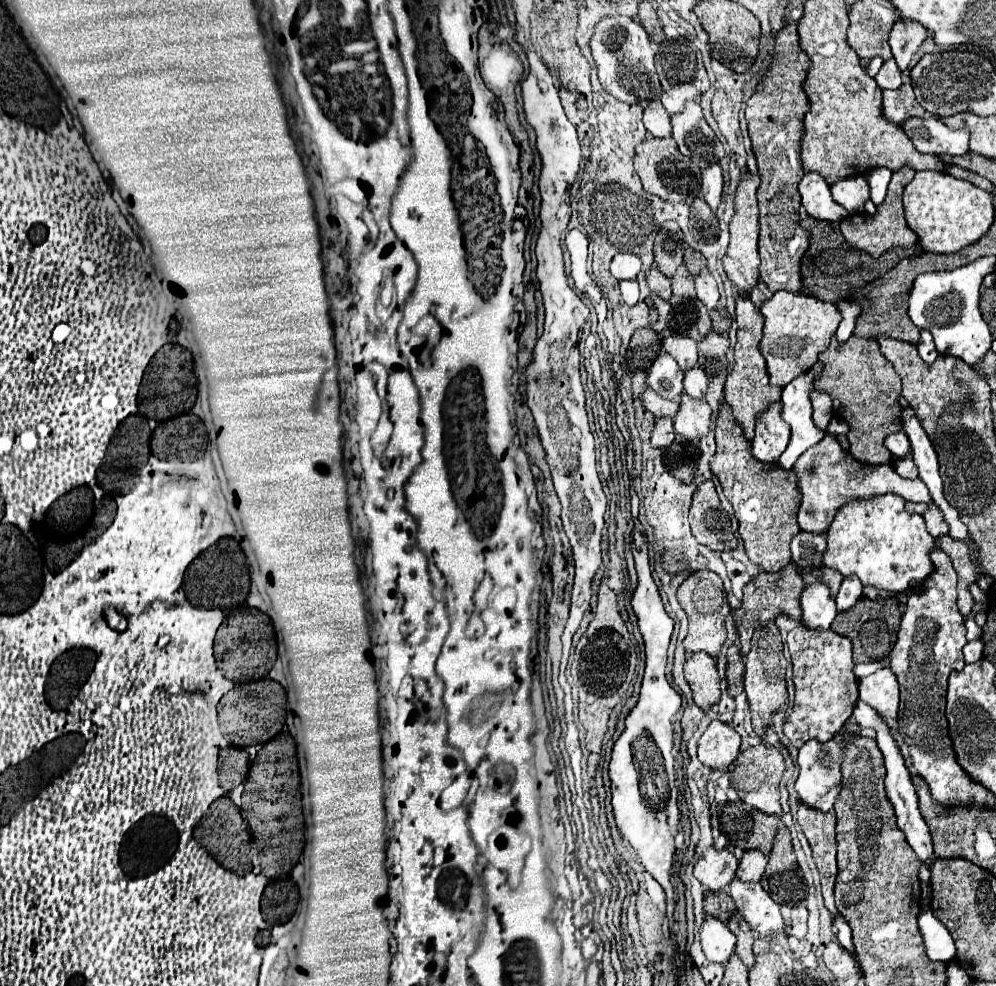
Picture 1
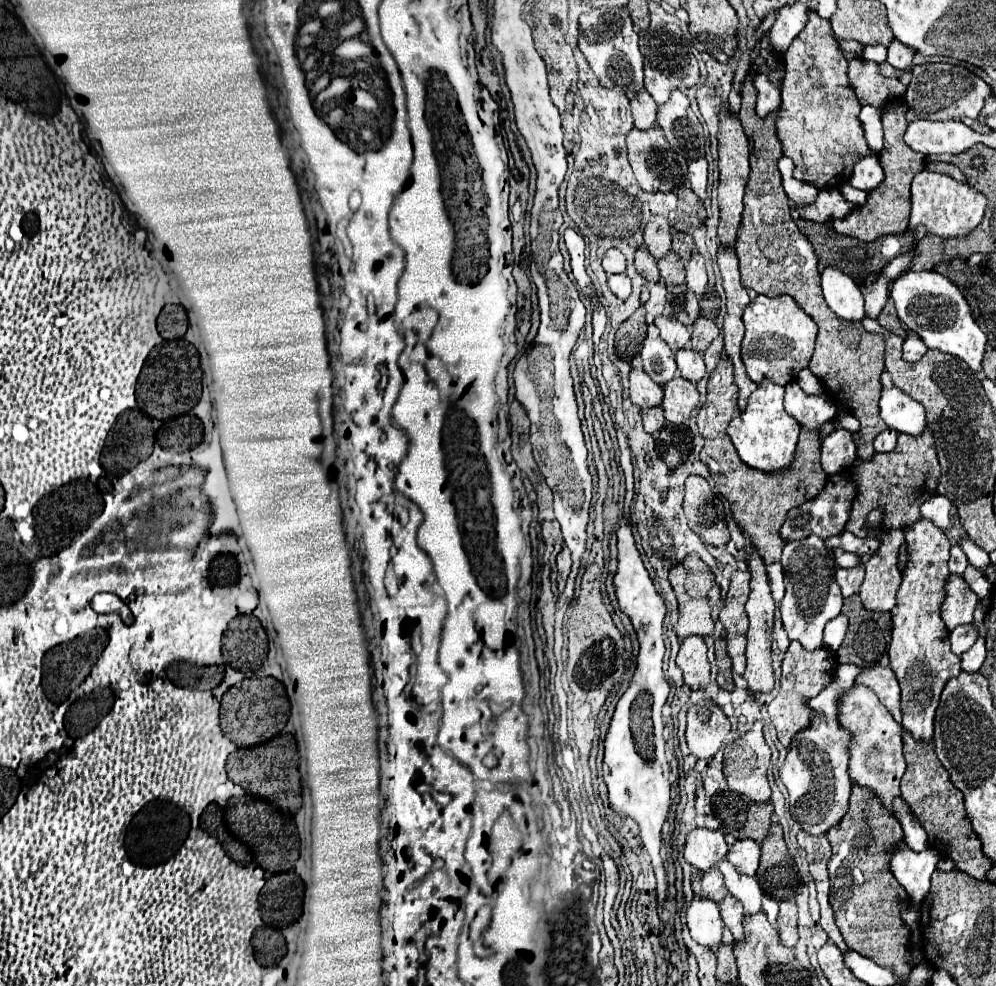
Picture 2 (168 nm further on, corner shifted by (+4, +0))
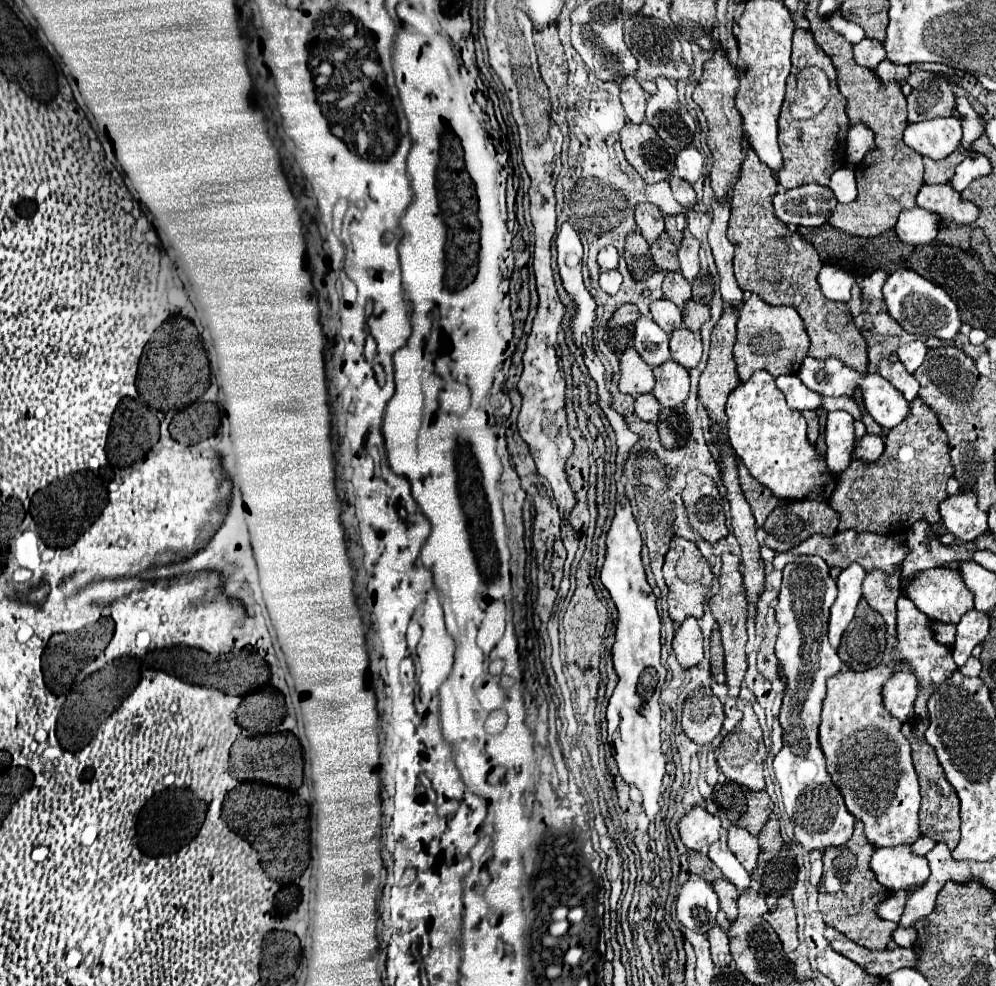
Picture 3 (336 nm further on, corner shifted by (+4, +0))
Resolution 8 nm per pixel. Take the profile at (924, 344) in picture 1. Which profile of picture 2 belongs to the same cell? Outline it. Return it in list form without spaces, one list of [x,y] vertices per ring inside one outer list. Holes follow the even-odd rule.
[[[910,337],[904,341],[904,353],[902,359],[908,363],[916,363],[924,357],[924,353],[928,351],[928,347],[924,345],[924,341],[920,337]]]

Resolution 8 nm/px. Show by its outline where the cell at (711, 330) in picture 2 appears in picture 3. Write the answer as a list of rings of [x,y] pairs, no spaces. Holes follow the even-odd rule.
[[[688,301],[682,309],[682,315],[684,315],[684,325],[694,333],[700,333],[702,325],[710,319],[710,307],[696,301]]]

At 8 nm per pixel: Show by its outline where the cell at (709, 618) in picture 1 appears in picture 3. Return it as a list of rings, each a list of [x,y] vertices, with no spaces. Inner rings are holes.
[[[674,537],[670,541],[670,549],[668,549],[666,561],[664,561],[664,579],[666,579],[666,585],[670,589],[670,593],[668,593],[670,619],[678,625],[684,623],[686,617],[702,619],[704,597],[706,597],[708,587],[714,581],[714,575],[712,575],[712,569],[708,565],[708,561],[702,557],[702,553],[698,551],[698,547],[692,541],[686,541],[686,539],[680,539],[680,537]]]

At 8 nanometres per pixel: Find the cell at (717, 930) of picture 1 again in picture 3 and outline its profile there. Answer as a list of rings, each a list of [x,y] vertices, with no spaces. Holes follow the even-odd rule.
[[[700,877],[684,883],[676,899],[676,917],[686,929],[706,935],[716,925],[716,913],[718,897],[710,883]]]

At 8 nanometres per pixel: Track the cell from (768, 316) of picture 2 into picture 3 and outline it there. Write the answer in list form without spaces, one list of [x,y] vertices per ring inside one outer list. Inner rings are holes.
[[[750,295],[744,301],[738,317],[738,333],[734,345],[734,359],[738,365],[738,373],[742,381],[748,381],[752,373],[766,369],[770,375],[796,375],[800,371],[802,359],[806,357],[810,347],[808,333],[796,309],[792,307],[776,307],[764,303],[758,295]]]

